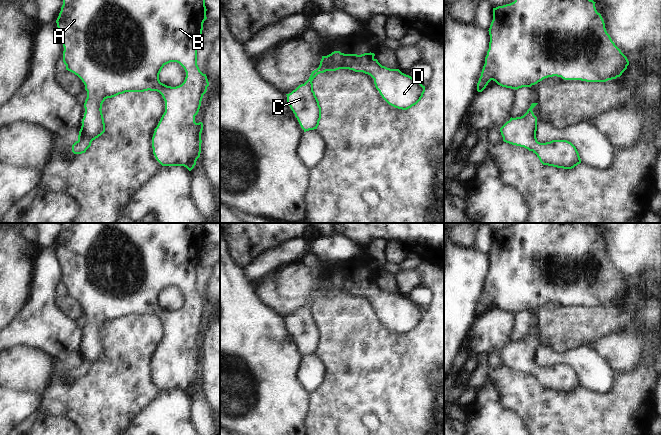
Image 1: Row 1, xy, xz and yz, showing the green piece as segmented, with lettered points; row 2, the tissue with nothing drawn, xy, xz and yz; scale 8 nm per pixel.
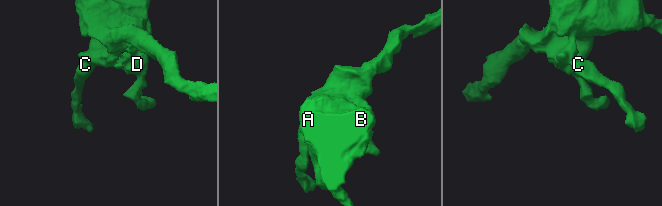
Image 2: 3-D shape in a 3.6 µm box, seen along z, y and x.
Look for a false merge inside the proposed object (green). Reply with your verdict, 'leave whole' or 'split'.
leave whole

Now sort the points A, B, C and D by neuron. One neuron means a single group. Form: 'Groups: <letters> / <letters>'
Groups: A B C D.

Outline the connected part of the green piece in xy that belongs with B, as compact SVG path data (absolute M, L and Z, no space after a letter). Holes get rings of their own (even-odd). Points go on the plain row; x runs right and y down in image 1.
M63 223L56 244L63 266L63 286L66 294L77 299L85 309L87 322L85 337L78 364L72 369L74 378L85 377L93 364L105 356L102 328L107 322L125 316L157 315L165 325L162 339L152 361L153 378L162 390L184 390L191 395L201 377L203 347L195 346L203 319L209 306L197 289L197 272L206 241L205 223ZM170 287L179 287L186 296L184 306L176 311L160 306L162 292Z

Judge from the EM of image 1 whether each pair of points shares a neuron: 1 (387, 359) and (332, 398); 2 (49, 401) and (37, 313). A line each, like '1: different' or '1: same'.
1: same
2: different

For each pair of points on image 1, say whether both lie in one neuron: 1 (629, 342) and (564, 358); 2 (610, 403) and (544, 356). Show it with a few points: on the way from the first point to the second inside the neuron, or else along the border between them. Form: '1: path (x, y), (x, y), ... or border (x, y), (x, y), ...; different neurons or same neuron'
1: border (576, 347), (587, 346), (610, 367); different neurons
2: border (614, 378), (606, 393), (581, 386); different neurons

